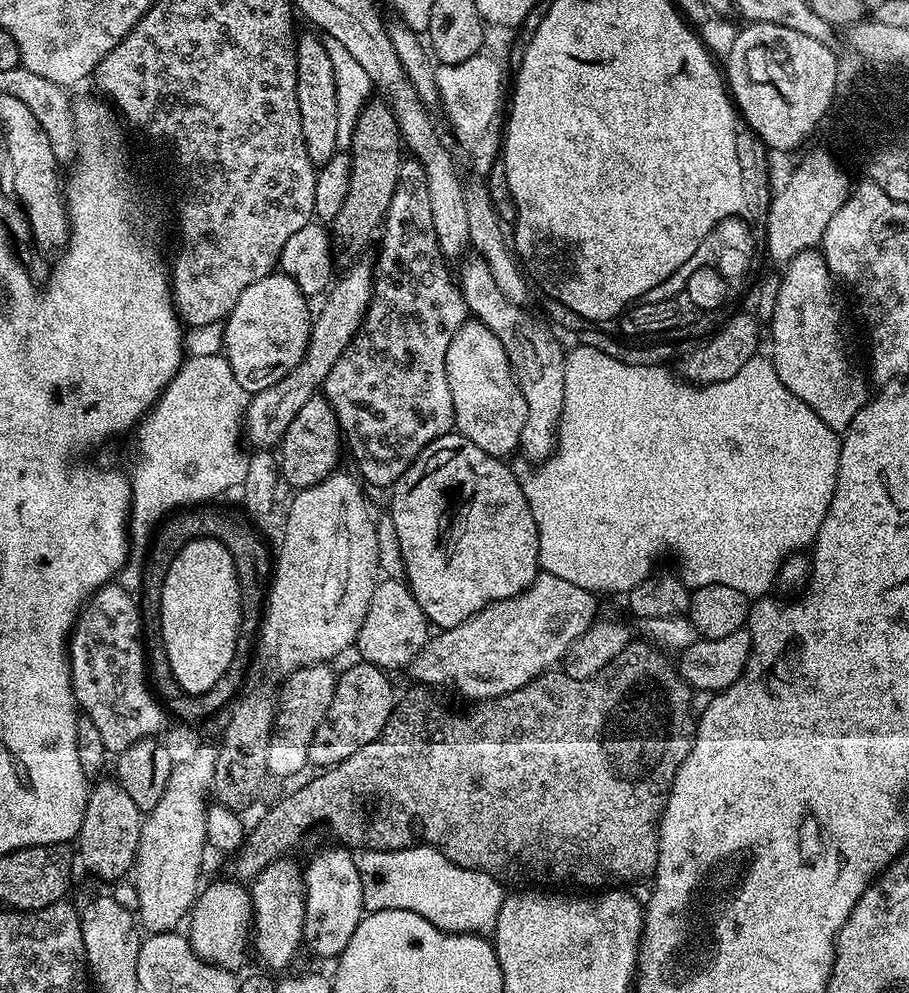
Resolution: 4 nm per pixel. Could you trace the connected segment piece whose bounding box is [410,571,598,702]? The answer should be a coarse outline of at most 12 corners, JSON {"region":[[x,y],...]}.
{"region":[[541,571],[410,665],[472,702],[555,669],[597,597]]}

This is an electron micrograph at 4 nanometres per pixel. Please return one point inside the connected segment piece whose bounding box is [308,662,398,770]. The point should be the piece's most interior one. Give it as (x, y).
(364, 700)

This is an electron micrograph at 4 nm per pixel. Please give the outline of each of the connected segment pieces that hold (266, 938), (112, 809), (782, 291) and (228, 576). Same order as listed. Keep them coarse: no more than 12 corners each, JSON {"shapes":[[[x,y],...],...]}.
{"shapes":[[[292,858],[251,881],[254,956],[284,968],[304,939]],[[115,778],[88,794],[78,860],[100,880],[133,871],[144,816]],[[823,255],[783,270],[772,365],[843,434],[870,393]],[[203,536],[170,562],[162,646],[181,693],[233,667],[240,583]]]}

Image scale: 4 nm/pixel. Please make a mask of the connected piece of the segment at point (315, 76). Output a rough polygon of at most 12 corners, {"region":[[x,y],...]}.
{"region":[[319,35],[296,37],[306,154],[338,151],[338,90]]}

